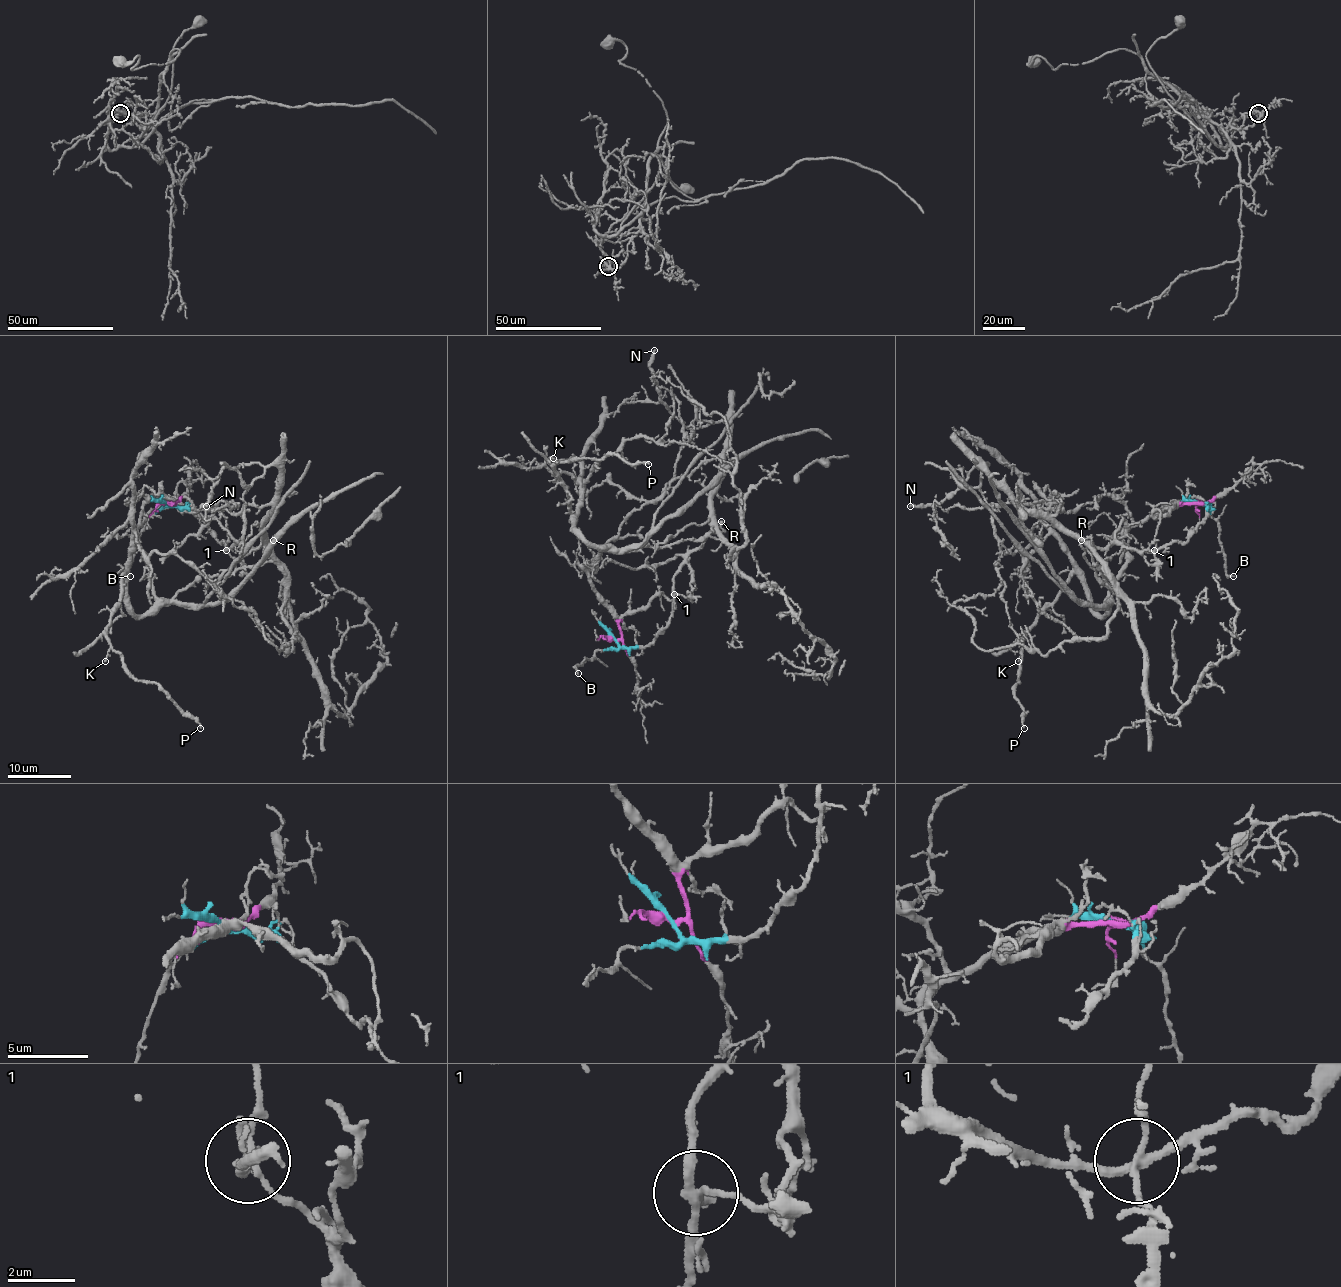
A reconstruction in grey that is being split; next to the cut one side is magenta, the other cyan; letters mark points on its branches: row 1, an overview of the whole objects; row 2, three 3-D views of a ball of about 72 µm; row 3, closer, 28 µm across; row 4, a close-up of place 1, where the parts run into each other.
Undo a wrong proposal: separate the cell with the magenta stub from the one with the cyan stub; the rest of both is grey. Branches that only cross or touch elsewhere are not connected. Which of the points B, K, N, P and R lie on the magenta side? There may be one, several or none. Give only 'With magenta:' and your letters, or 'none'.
With magenta: K, P

